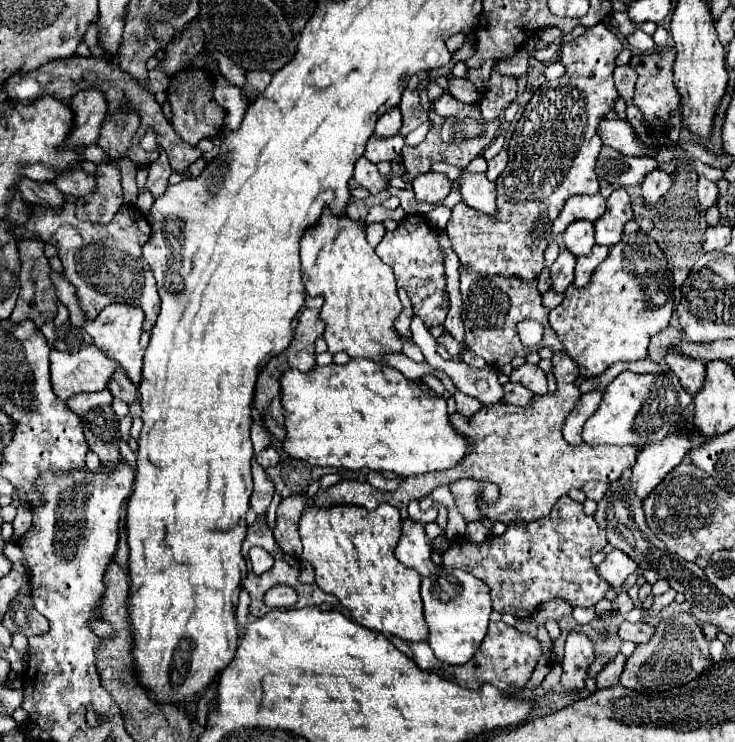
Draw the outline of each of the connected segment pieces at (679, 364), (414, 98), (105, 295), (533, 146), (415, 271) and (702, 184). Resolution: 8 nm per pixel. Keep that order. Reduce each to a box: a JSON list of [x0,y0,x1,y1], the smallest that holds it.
[[665,354,705,396],[399,90,427,136],[13,202,159,332],[445,22,623,280],[375,214,449,328],[697,176,717,208]]

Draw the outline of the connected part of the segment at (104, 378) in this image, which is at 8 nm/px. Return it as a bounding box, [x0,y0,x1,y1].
[51,344,121,400]

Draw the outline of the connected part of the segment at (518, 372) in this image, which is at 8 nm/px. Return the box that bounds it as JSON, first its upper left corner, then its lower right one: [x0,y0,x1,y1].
[509,364,547,394]

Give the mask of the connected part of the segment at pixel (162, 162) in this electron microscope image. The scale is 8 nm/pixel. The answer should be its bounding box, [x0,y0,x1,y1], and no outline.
[147,150,171,196]

